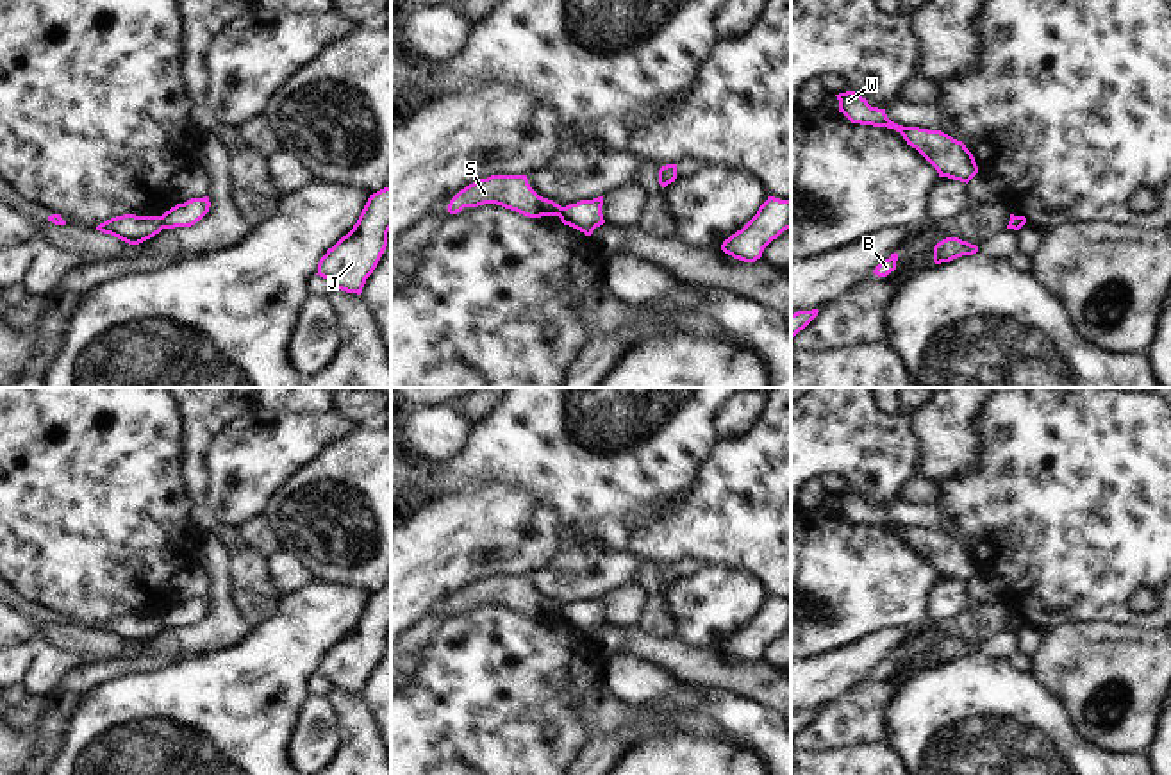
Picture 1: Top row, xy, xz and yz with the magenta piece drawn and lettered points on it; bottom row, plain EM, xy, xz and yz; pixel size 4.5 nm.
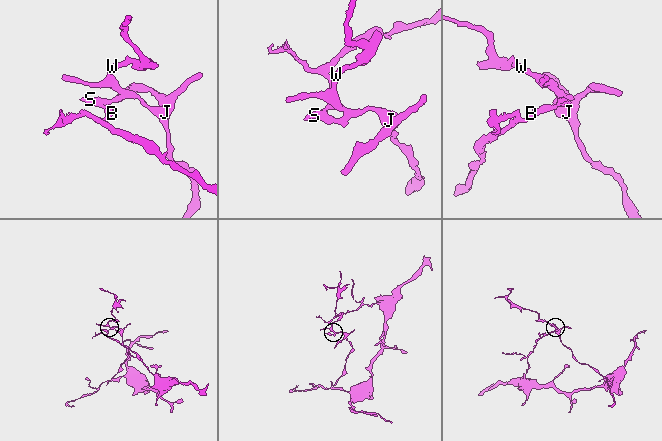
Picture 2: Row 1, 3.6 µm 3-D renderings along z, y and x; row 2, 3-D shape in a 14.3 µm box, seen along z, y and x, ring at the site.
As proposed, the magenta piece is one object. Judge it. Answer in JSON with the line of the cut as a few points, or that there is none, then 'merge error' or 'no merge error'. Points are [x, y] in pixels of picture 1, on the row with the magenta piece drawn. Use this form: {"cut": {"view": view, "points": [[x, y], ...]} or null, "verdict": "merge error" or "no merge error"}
{"cut": {"view": "xy", "points": [[159, 216], [163, 227]]}, "verdict": "merge error"}

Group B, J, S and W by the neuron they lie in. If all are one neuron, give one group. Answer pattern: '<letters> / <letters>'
B S / J W

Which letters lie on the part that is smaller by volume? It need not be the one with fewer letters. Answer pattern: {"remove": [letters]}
{"remove": ["J", "W"]}

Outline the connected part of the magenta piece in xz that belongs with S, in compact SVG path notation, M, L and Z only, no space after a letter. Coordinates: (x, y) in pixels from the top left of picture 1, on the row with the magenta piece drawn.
M491 175L461 189L448 204L448 212L457 214L464 207L496 204L528 218L561 216L562 207L539 196L527 175Z

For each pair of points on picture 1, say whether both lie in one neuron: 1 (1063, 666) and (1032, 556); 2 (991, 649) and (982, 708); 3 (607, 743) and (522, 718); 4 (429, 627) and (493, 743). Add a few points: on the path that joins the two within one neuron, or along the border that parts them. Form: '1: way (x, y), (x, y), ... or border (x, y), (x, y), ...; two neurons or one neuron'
1: border (1095, 622), (1070, 622), (1045, 634); two neurons
2: border (979, 650), (988, 658), (1009, 663); two neurons
3: border (588, 741), (573, 756); two neurons
4: border (448, 613), (418, 654); two neurons

